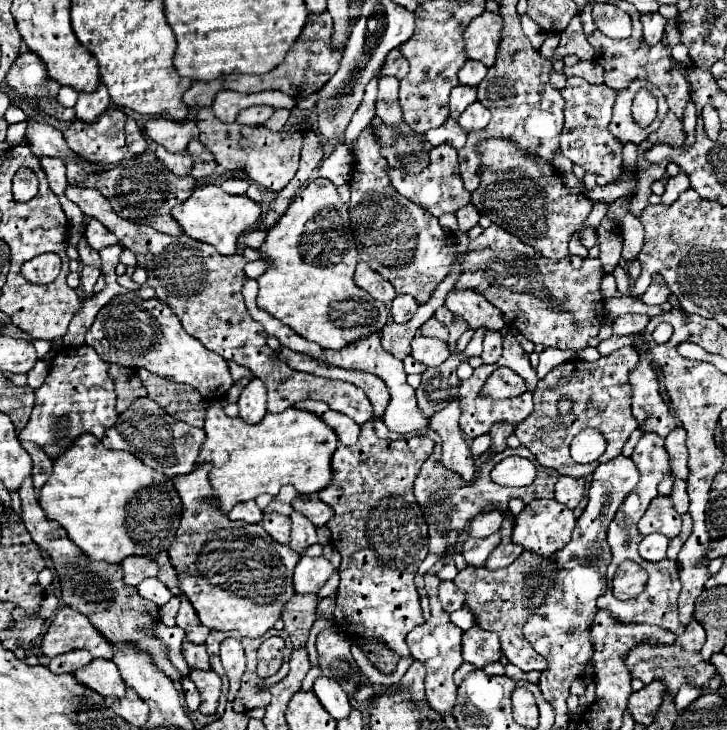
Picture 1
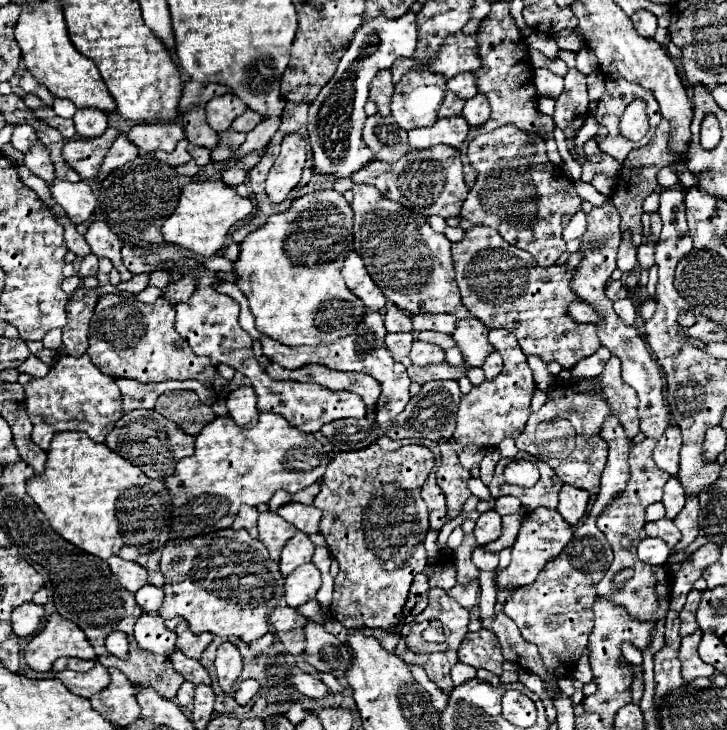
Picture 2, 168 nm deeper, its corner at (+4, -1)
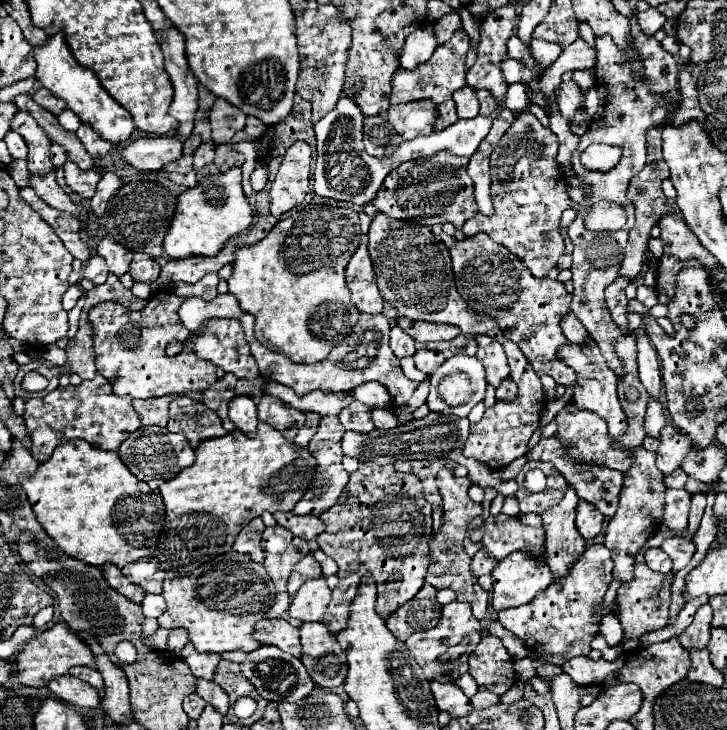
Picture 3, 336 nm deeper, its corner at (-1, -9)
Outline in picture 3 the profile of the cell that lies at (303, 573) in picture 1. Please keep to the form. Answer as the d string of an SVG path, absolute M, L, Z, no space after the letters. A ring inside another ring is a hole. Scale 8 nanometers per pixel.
M323 576L307 580L293 596L289 606L289 616L301 622L321 622L325 618L329 600L331 600L331 590Z

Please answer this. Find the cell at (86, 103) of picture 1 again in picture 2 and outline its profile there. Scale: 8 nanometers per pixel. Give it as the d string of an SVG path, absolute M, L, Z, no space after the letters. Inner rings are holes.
M84 108L76 112L74 126L80 138L98 138L108 128L108 120L104 112L94 110L94 108Z

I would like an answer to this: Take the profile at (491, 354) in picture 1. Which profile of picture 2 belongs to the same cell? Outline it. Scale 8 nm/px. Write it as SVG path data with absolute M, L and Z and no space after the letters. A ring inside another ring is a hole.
M492 352L492 356L488 356L488 360L484 362L484 374L486 374L486 380L494 380L500 372L502 372L502 358L498 352Z

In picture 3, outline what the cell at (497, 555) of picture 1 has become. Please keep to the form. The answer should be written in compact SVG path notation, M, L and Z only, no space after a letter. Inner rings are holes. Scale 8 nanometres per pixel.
M481 548L475 556L473 556L473 562L471 562L471 572L475 576L483 576L483 574L491 574L493 568L495 568L497 560L493 560L491 556L485 556L485 550Z

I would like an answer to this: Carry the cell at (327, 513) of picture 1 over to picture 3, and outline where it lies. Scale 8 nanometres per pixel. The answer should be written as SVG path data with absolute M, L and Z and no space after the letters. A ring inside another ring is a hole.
M277 512L273 516L279 526L285 526L295 536L305 538L305 540L315 540L325 530L325 524L317 516L295 516L295 514L285 514L285 512Z

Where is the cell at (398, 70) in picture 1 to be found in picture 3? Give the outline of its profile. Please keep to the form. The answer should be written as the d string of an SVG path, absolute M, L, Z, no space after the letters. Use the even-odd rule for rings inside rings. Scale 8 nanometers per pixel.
M459 30L453 34L451 40L437 46L431 60L427 60L425 64L419 64L411 72L399 68L391 80L391 84L393 84L393 92L389 96L391 104L421 100L421 98L431 98L435 104L449 100L455 90L465 86L465 54L467 54L467 50L469 50L469 36L465 34L465 30Z

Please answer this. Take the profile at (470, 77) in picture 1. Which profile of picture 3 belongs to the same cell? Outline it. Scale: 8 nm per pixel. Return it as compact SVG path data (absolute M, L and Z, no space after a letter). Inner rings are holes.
M465 86L457 92L453 92L453 100L455 100L455 106L457 106L459 118L475 118L479 114L479 100L477 100L473 88Z

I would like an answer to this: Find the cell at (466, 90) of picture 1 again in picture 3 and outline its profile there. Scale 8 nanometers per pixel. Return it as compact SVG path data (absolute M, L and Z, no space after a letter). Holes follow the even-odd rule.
M445 100L443 104L439 104L437 112L439 112L439 118L435 122L435 130L443 130L443 128L447 128L447 126L451 126L451 124L455 124L459 120L453 100Z

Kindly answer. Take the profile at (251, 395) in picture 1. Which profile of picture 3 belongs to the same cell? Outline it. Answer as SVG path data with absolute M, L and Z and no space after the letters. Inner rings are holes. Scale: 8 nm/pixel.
M235 396L229 404L229 418L231 422L249 438L255 436L257 432L257 410L255 410L255 402L249 396Z

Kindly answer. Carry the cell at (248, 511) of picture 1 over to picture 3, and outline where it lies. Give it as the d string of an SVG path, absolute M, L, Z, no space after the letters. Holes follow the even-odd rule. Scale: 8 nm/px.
M253 518L247 526L243 526L239 536L235 538L233 550L251 554L251 558L255 562L263 562L263 558L265 558L263 548L261 548L261 534L263 534L263 530L265 530L263 520L261 518Z

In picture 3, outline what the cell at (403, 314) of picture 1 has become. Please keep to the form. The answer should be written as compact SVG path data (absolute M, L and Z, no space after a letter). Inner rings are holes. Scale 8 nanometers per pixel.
M393 326L391 328L389 342L391 342L391 348L393 348L393 352L395 352L397 358L415 354L415 350L417 350L417 342L411 336L407 336L399 326Z

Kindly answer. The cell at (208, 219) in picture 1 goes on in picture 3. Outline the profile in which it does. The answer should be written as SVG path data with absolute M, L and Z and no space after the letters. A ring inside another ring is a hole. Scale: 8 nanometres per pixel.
M233 166L223 174L201 178L195 188L189 188L179 196L177 212L163 240L163 248L173 260L191 256L217 256L225 242L247 230L251 222L253 212L241 190L241 168Z

